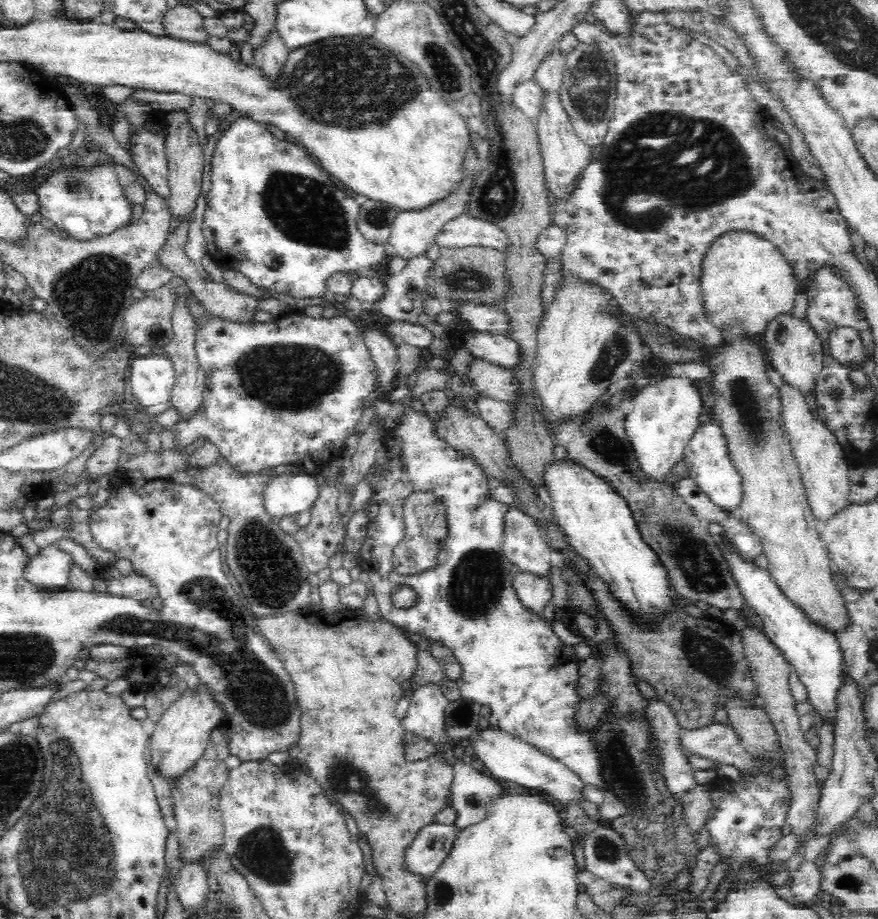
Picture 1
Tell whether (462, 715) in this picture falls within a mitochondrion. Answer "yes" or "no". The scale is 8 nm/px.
no

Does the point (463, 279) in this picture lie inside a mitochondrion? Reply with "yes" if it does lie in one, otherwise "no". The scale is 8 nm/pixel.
yes

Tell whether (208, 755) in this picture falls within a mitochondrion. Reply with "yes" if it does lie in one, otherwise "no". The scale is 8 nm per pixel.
no

